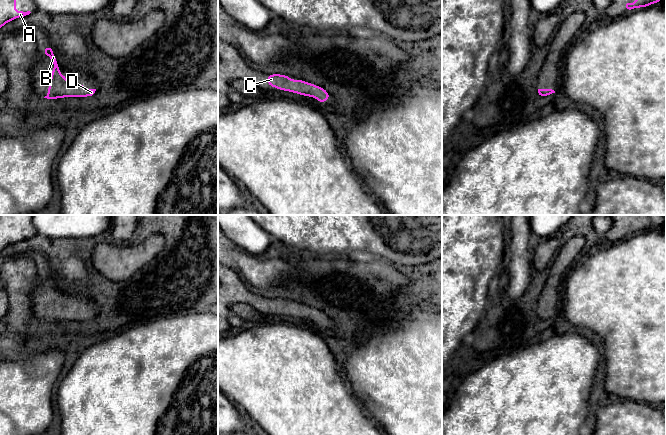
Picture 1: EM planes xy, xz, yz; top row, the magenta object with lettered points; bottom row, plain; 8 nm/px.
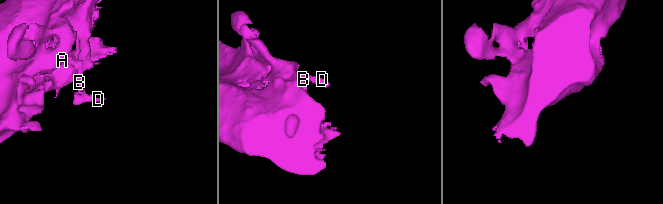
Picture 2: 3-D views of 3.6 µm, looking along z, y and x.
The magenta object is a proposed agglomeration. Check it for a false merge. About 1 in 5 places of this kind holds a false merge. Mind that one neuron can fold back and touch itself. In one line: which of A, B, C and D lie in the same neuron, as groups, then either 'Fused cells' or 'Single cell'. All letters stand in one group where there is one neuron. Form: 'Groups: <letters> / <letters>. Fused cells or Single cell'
Groups: A B C D. Single cell

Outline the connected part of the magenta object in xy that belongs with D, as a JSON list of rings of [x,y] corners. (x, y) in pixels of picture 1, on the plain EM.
[[[51,272],[45,273],[45,278],[50,282],[51,287],[54,288],[51,301],[48,303],[48,317],[44,322],[59,323],[65,321],[90,321],[96,313],[84,313],[83,307],[78,306],[75,308],[68,307],[67,301],[59,295],[60,288],[57,285]]]

